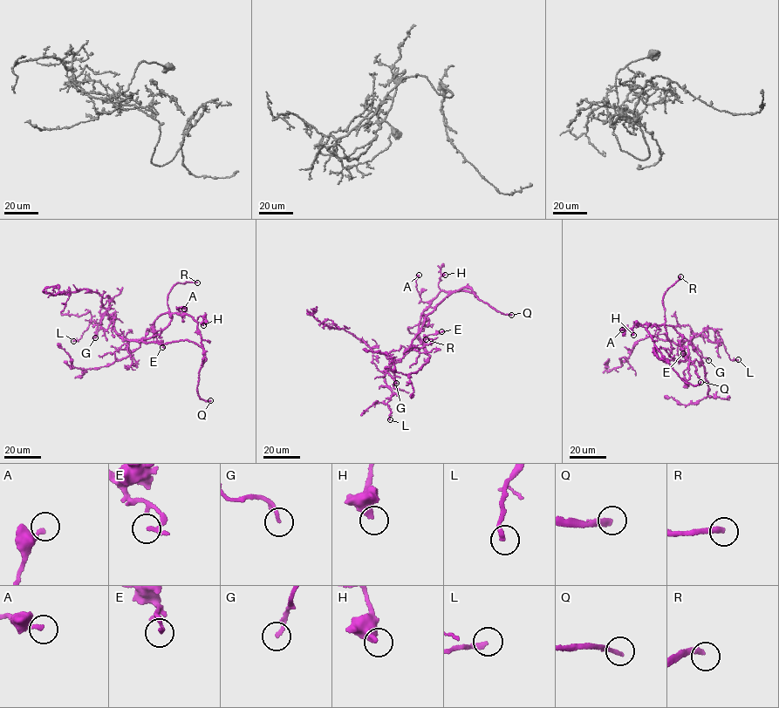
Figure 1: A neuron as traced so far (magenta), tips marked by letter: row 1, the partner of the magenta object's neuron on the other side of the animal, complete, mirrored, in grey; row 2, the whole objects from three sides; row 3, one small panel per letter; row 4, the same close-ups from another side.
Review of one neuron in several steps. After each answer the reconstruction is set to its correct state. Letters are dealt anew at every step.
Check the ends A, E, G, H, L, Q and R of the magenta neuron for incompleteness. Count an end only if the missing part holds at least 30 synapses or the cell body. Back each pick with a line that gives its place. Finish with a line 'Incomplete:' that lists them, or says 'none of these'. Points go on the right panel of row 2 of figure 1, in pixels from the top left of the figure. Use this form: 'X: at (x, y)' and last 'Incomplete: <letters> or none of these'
Q: at (700, 382)
R: at (680, 276)
Incomplete: Q, R

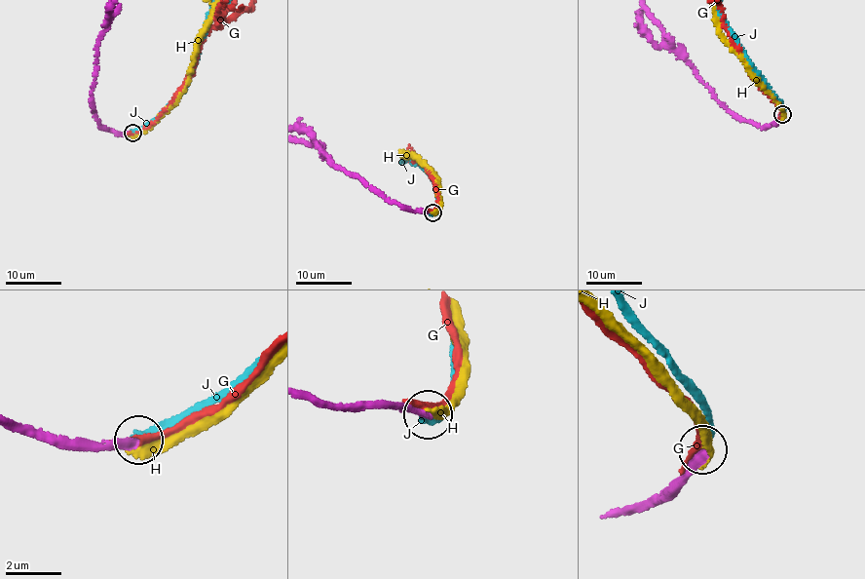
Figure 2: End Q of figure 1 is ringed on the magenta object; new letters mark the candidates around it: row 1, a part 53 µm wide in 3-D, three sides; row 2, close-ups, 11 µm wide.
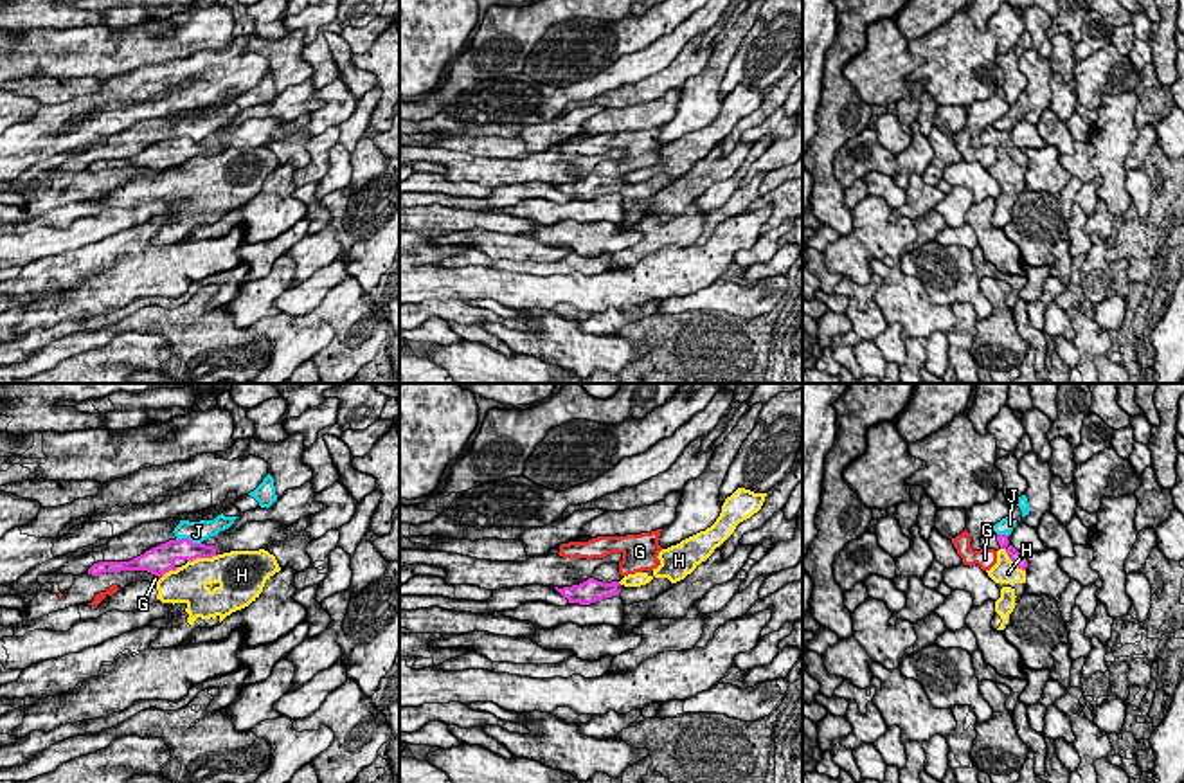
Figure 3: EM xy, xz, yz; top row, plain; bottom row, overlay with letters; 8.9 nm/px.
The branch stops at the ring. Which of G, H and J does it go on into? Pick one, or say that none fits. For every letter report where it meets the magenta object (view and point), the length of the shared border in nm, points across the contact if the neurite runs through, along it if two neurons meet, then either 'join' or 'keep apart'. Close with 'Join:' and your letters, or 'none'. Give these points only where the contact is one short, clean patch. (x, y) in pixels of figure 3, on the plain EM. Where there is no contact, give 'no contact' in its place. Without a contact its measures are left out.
G: meets magenta in xy at (159, 171); contact 90 nm long; border along xy (162, 170), (155, 173); keep apart
H: meets magenta in yz at (1012, 157); contact 320 nm long; keep apart
J: meets magenta in xy at (189, 137); contact 220 nm long; border along xy (177, 135), (200, 141); keep apart
Join: none

